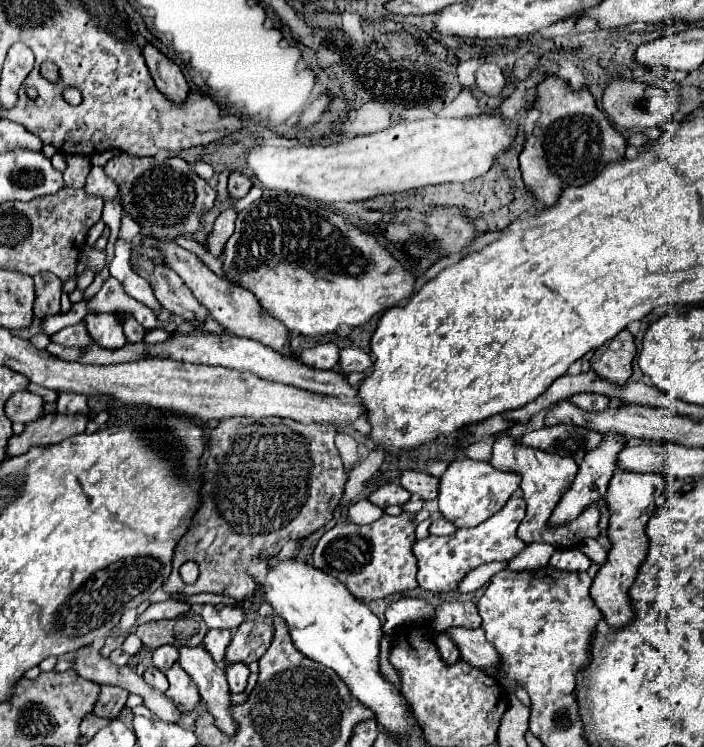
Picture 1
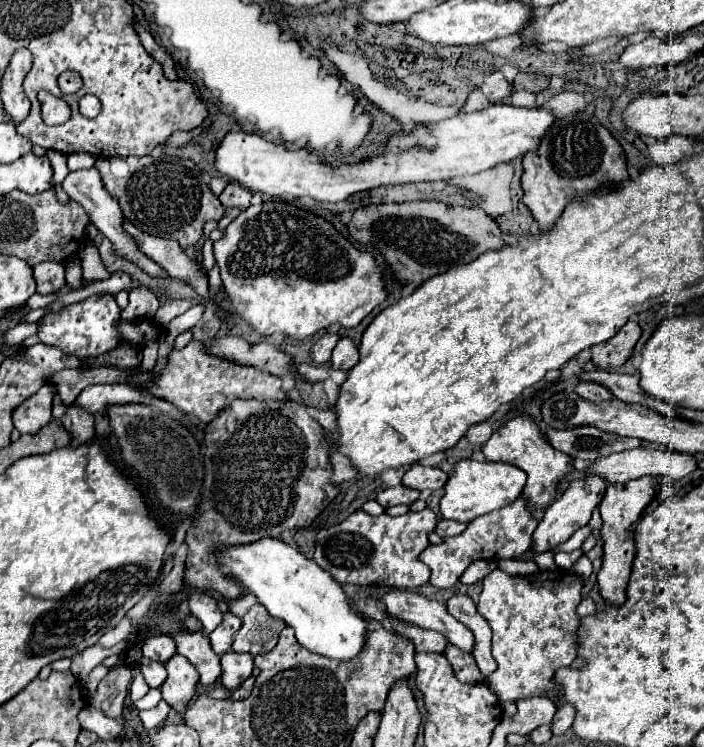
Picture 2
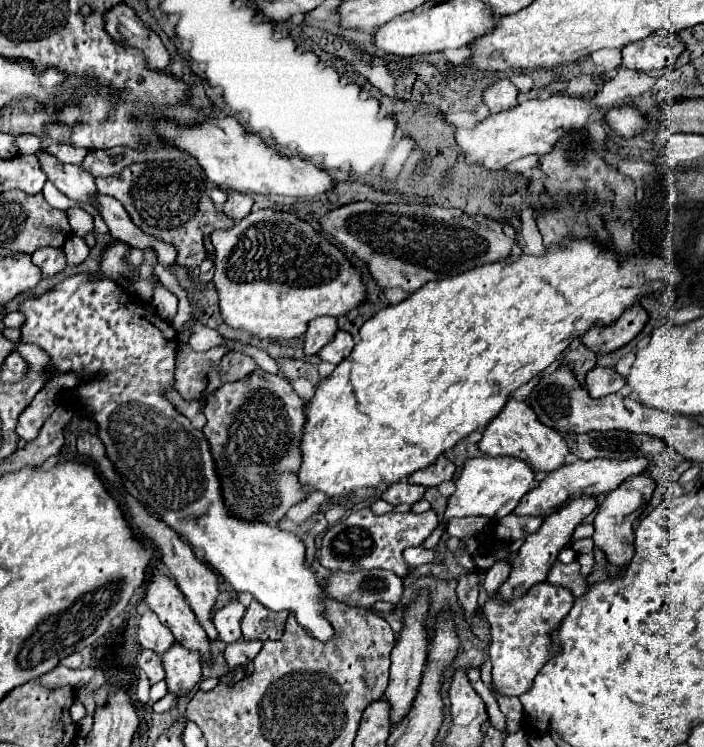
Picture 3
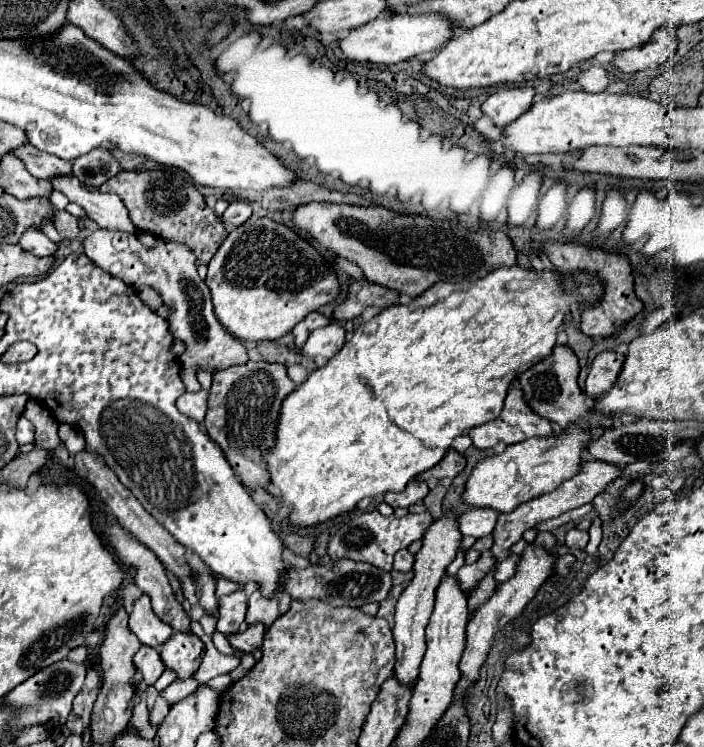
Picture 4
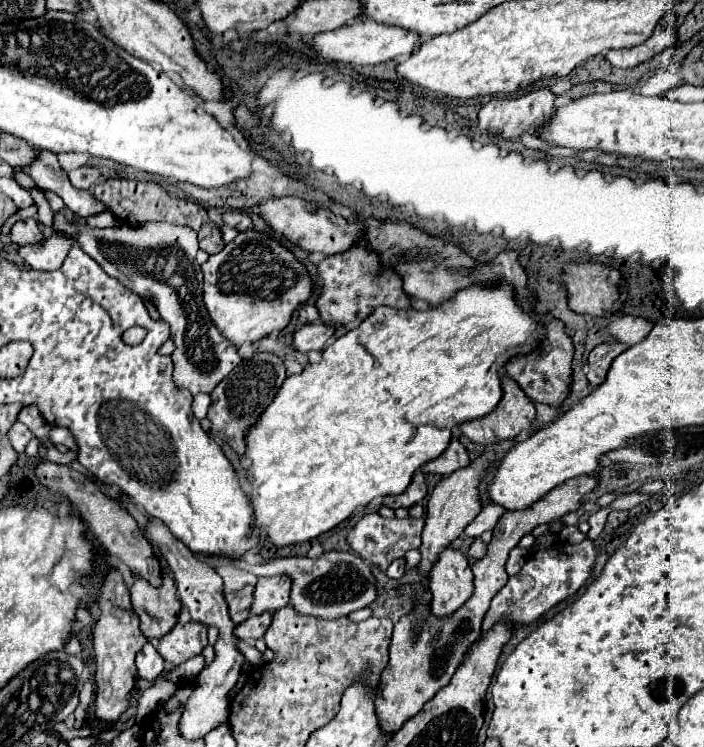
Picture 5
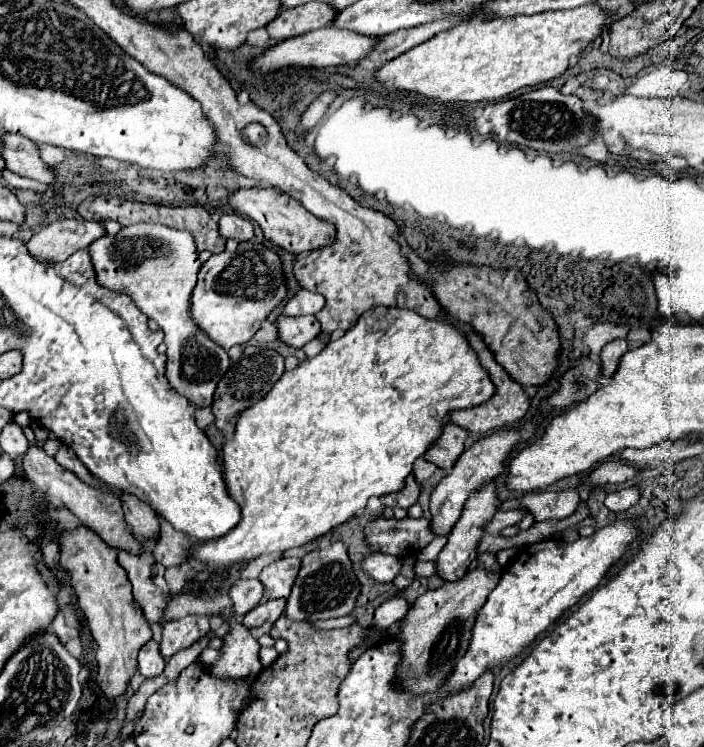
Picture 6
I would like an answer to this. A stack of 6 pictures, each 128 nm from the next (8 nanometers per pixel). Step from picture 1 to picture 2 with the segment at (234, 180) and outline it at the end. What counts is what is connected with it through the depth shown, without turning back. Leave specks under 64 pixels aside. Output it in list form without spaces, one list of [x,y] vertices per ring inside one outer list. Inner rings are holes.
[[[230,182],[226,186],[226,190],[220,194],[220,202],[222,202],[224,208],[246,210],[250,206],[250,198],[252,198],[252,194],[246,188],[242,188],[240,184],[236,184],[236,182]]]

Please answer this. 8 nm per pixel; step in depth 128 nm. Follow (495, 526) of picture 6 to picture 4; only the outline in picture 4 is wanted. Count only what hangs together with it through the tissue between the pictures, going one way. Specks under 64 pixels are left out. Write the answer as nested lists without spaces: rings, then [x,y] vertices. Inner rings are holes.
[[[474,508],[460,516],[460,532],[462,536],[474,536],[482,538],[488,536],[496,524],[498,512],[492,512],[492,508]]]

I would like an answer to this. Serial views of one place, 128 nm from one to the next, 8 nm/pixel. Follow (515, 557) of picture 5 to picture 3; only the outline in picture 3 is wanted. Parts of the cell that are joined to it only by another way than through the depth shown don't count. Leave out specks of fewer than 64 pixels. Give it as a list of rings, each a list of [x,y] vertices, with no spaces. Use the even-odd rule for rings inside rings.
[[[496,560],[490,570],[486,570],[484,588],[488,592],[488,600],[484,604],[484,614],[490,622],[490,634],[492,634],[492,646],[490,646],[490,662],[492,662],[492,680],[498,692],[520,696],[530,686],[534,676],[540,672],[548,656],[552,654],[548,650],[550,632],[558,628],[560,620],[570,612],[574,604],[574,596],[570,590],[552,586],[548,581],[532,586],[532,590],[526,592],[520,600],[512,600],[508,604],[492,600],[500,584],[508,578],[510,564],[504,560]]]

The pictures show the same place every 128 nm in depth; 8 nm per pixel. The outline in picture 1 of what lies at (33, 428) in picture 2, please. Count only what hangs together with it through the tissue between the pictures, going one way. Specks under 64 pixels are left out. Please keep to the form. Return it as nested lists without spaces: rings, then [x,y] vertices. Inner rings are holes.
[[[26,390],[16,392],[6,402],[6,416],[12,422],[30,424],[30,422],[38,420],[40,416],[44,416],[44,400],[38,394],[32,394]]]

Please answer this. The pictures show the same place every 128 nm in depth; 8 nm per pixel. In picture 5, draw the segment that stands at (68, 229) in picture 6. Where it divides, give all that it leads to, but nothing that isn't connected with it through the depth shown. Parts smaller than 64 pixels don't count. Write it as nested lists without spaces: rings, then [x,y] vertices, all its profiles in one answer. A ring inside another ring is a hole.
[[[56,232],[50,238],[40,240],[40,244],[26,244],[20,246],[20,256],[28,266],[34,270],[56,270],[62,266],[66,254],[76,242],[64,232]]]

